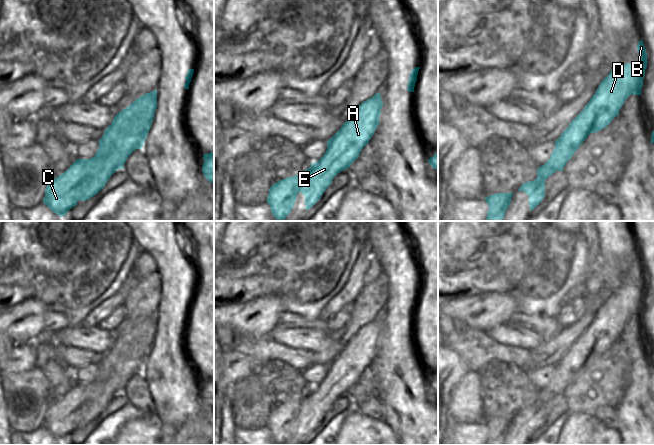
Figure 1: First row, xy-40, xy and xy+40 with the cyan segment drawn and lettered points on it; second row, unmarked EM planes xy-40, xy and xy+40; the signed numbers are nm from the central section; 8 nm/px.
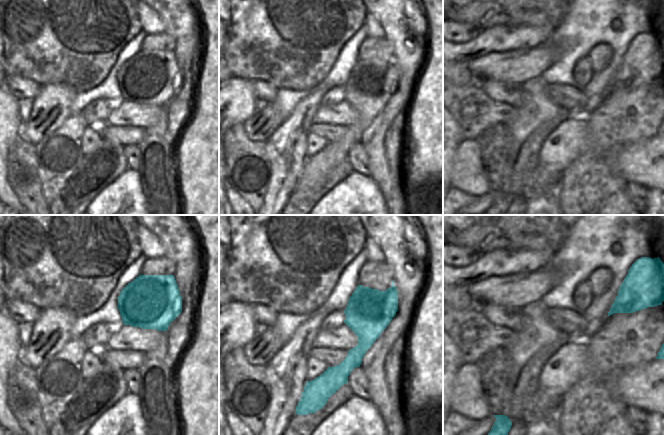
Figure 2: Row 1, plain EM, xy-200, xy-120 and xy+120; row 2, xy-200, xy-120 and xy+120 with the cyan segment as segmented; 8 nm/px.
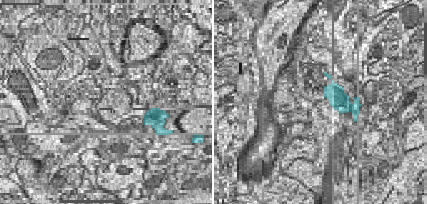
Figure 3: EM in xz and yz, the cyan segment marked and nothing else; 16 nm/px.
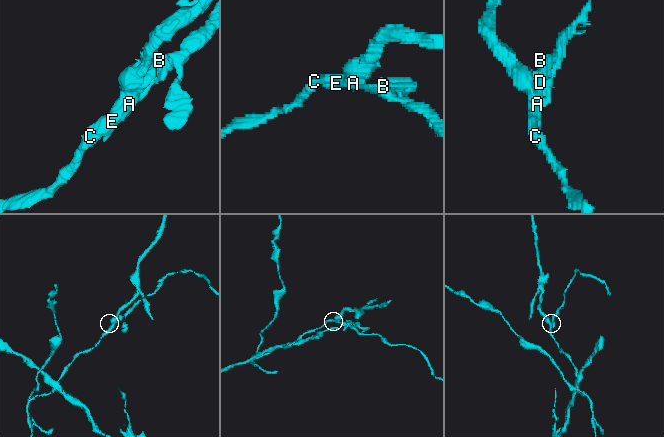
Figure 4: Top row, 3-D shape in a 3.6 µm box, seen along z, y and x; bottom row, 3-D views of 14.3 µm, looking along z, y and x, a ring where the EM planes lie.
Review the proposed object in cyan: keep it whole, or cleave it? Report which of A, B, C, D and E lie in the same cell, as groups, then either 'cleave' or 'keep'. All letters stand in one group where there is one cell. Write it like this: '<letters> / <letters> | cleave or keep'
A C E / B D | cleave

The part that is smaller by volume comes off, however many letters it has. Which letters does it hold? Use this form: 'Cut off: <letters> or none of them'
Cut off: B, D

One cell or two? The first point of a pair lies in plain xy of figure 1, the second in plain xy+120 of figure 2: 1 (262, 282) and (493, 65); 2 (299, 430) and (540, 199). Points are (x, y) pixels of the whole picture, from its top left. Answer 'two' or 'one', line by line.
1: two
2: two

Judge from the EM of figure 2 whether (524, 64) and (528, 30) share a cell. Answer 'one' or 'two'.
two

